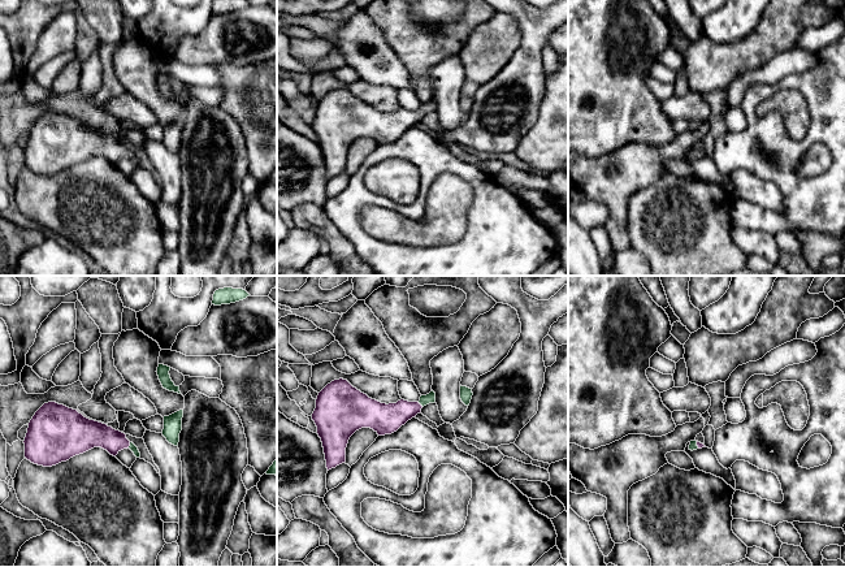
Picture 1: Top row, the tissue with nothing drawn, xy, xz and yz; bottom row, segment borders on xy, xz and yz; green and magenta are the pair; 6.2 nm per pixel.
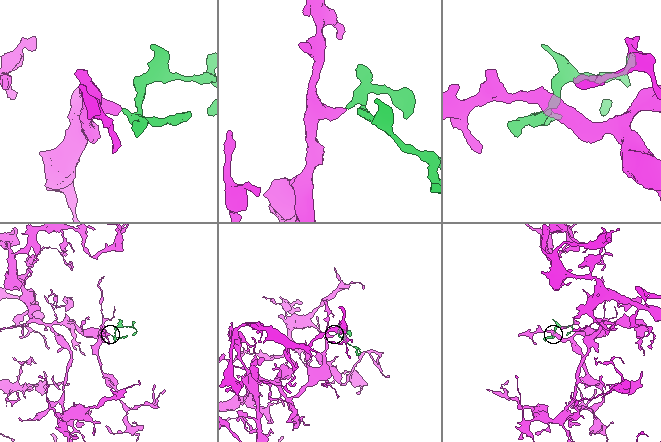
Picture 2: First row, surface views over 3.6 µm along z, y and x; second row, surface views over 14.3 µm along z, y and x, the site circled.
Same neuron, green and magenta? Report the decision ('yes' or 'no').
yes

